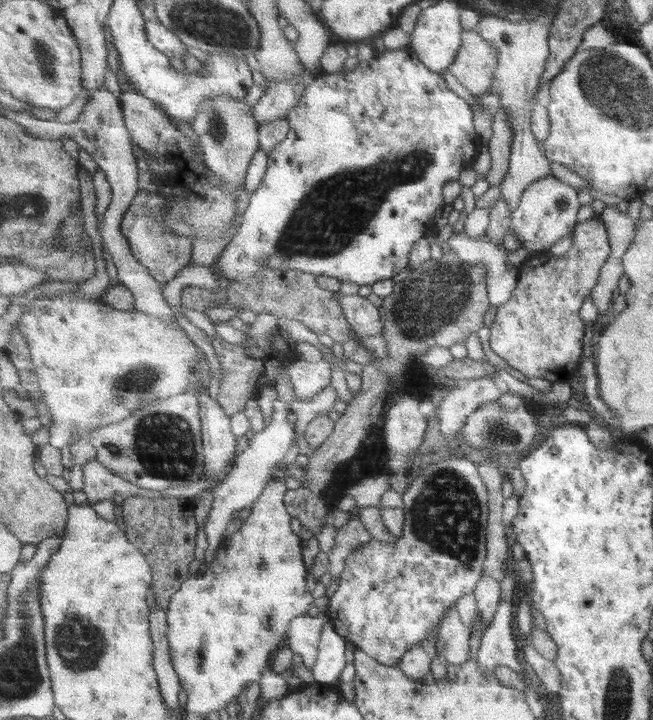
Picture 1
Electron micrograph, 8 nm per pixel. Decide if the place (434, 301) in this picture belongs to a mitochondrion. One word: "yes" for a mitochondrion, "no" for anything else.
yes

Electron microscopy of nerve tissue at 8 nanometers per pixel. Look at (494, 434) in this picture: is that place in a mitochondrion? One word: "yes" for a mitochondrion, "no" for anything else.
yes

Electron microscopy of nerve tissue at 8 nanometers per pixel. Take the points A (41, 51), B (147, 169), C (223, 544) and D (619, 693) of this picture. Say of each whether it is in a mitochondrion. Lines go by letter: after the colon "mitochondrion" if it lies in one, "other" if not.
A: mitochondrion
B: other
C: other
D: mitochondrion

